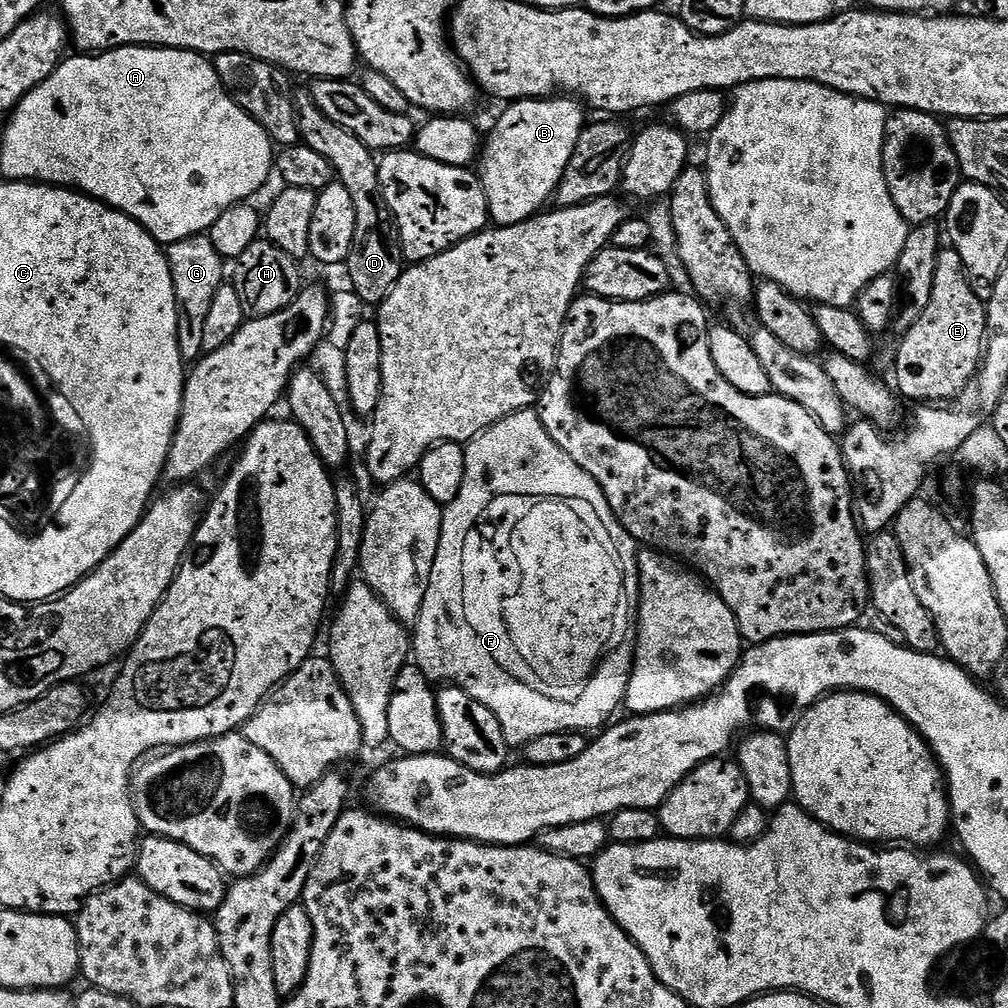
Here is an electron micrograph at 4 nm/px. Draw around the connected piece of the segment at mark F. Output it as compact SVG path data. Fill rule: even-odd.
M535 411L515 412L513 416L505 416L485 432L479 432L473 440L464 444L466 458L466 474L462 478L462 490L458 490L458 498L443 509L444 521L440 531L440 545L434 562L427 569L428 581L423 585L426 598L422 602L420 617L414 625L414 663L419 666L425 676L433 682L447 682L451 687L466 690L470 698L482 702L494 718L502 726L502 734L506 734L509 745L523 746L534 738L542 738L542 734L555 732L579 732L596 728L600 730L613 719L616 707L624 704L624 695L628 689L628 676L632 673L632 653L634 651L634 624L630 613L640 598L640 581L636 574L635 563L630 562L619 552L620 540L616 537L617 529L600 517L607 509L608 503L594 478L546 434L539 415ZM572 536L582 543L588 544L584 552L572 552ZM536 664L557 664L560 668L569 668L572 672L580 672L583 668L596 668L588 676L588 681L577 692L569 696L551 696L540 688L528 687L528 672L536 668Z

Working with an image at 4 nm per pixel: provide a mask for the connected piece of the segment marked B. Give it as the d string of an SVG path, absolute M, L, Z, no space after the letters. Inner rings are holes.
M564 94L555 98L518 100L505 108L508 109L497 118L492 133L483 141L482 155L478 160L478 175L486 194L488 215L500 226L529 220L547 205L544 204L547 200L555 197L556 187L562 182L562 174L566 174L566 166L574 154L574 146L578 146L578 138L586 127L585 105L579 99Z

